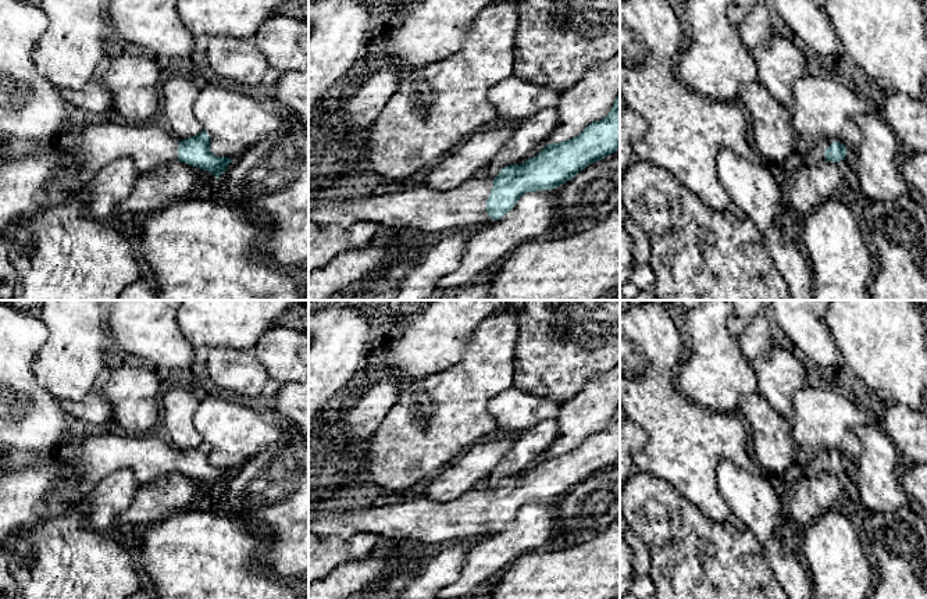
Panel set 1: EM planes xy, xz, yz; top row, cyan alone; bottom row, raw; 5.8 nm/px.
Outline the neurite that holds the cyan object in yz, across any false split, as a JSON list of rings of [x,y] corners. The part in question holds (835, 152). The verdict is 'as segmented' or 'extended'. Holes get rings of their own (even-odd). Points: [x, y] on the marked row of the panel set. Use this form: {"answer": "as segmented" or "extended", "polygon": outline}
{"answer": "extended", "polygon": [[[824,139],[807,151],[806,157],[803,158],[803,163],[807,165],[816,165],[824,160],[838,163],[841,160],[845,160],[845,157],[851,151],[852,150],[846,149],[841,142]]]}

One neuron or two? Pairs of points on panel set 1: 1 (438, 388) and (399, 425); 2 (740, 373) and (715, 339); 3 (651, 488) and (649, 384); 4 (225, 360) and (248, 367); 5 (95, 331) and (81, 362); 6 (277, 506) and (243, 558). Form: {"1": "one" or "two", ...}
{"1": "one", "2": "one", "3": "two", "4": "one", "5": "one", "6": "two"}

